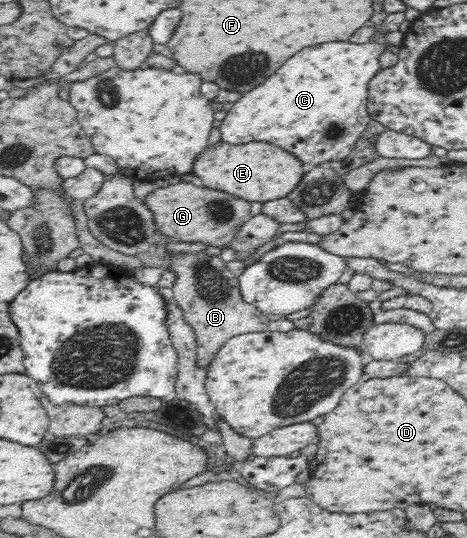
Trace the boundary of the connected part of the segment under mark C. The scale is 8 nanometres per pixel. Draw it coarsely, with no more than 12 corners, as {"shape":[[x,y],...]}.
{"shape":[[381,44],[303,48],[221,121],[306,167],[353,154]]}

